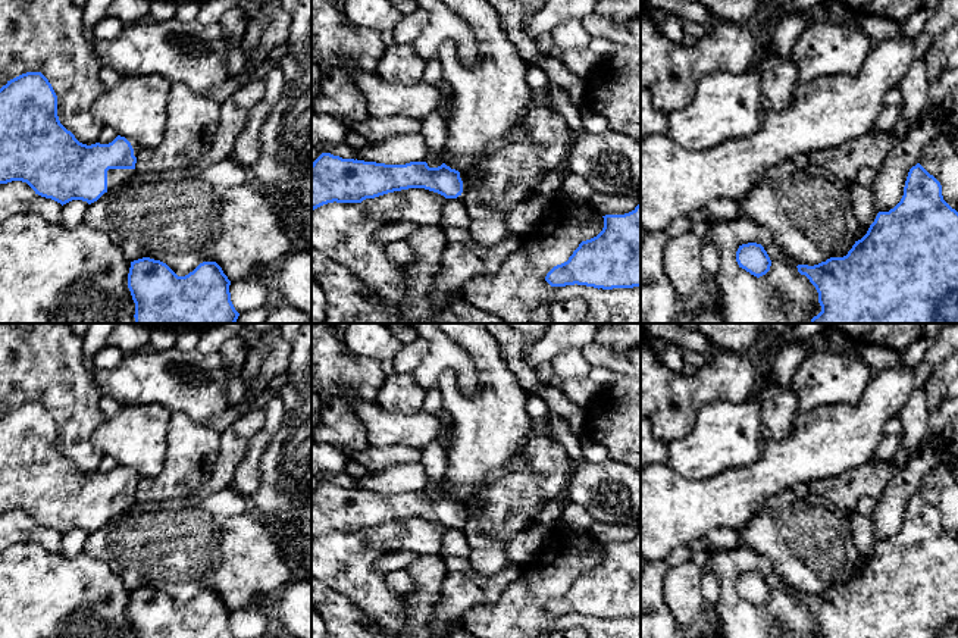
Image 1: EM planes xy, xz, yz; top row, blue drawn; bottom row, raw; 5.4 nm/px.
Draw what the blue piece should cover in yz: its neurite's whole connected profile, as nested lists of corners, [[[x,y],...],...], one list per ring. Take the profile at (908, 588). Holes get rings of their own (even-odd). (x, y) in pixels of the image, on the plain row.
[[[917,492],[908,501],[901,531],[889,541],[879,541],[867,563],[855,570],[846,585],[830,587],[814,595],[798,594],[796,597],[815,616],[821,638],[958,638],[958,541],[943,529],[940,512]]]

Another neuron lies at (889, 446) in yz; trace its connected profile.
[[[885,435],[880,444],[876,447],[871,459],[889,460],[892,459],[901,447],[902,435]]]

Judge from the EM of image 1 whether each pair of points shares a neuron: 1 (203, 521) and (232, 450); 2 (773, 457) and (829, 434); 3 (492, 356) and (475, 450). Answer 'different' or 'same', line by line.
1: different
2: same
3: same

